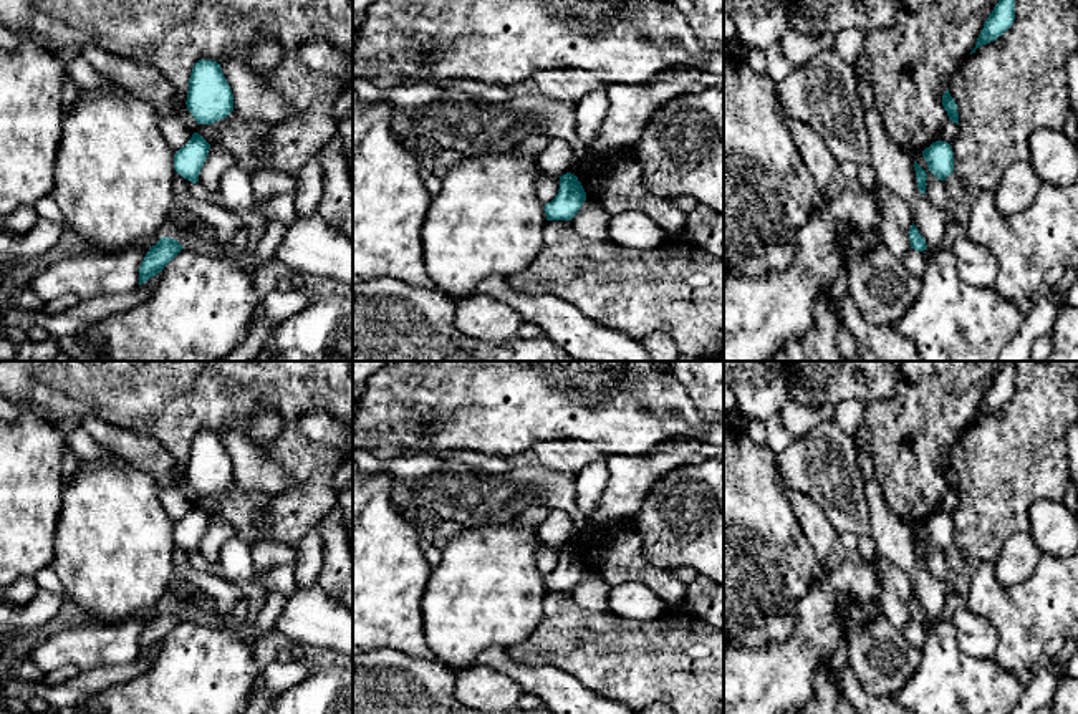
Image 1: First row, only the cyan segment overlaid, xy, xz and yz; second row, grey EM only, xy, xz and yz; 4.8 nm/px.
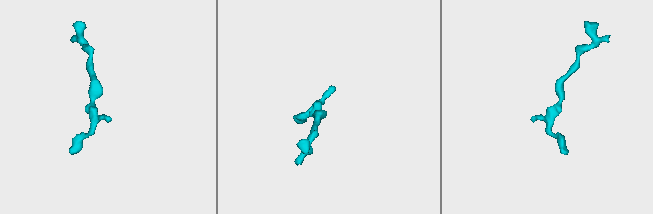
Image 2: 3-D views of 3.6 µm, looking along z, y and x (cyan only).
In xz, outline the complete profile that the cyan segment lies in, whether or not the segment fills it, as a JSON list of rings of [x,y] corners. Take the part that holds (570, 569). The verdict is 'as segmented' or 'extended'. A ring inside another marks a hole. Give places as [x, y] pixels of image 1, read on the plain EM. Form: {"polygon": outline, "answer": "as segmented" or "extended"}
{"polygon": [[[566,543],[560,548],[560,560],[555,570],[545,575],[546,591],[571,591],[583,573],[586,563],[576,547]]], "answer": "as segmented"}

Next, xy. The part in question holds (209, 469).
{"polygon": [[[217,432],[194,436],[185,475],[199,495],[212,495],[233,482],[233,466]]], "answer": "as segmented"}

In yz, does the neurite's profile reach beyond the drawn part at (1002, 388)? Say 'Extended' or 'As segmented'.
As segmented

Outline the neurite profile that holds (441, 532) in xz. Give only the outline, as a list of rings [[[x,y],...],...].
[[[454,520],[431,522],[427,542],[442,550],[457,533],[464,530],[465,527]]]

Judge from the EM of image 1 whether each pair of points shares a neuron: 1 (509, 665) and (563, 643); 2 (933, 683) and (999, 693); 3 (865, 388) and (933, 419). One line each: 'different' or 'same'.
1: different
2: same
3: different

